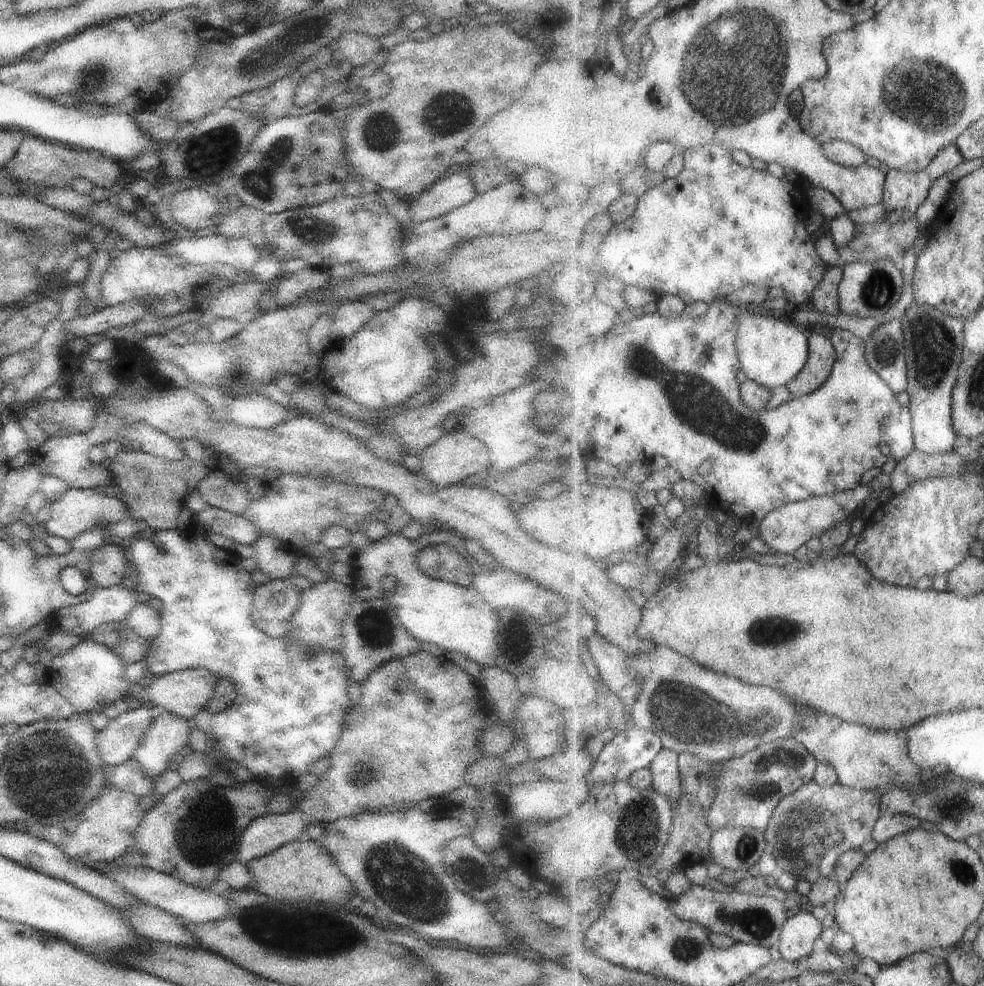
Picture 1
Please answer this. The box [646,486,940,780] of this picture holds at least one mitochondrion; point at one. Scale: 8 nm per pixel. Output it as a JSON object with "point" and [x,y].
{"point":[767,631]}

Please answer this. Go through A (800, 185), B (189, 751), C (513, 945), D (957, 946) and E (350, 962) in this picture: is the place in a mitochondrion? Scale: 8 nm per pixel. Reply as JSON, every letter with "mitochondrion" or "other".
{"A":"other","B":"other","C":"other","D":"other","E":"other"}

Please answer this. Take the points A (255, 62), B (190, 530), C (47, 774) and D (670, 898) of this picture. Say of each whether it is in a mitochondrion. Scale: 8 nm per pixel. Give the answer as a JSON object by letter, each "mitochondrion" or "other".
{"A":"mitochondrion","B":"other","C":"mitochondrion","D":"other"}

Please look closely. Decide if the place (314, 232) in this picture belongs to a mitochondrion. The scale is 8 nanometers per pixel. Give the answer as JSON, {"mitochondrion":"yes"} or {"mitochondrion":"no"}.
{"mitochondrion":"yes"}

